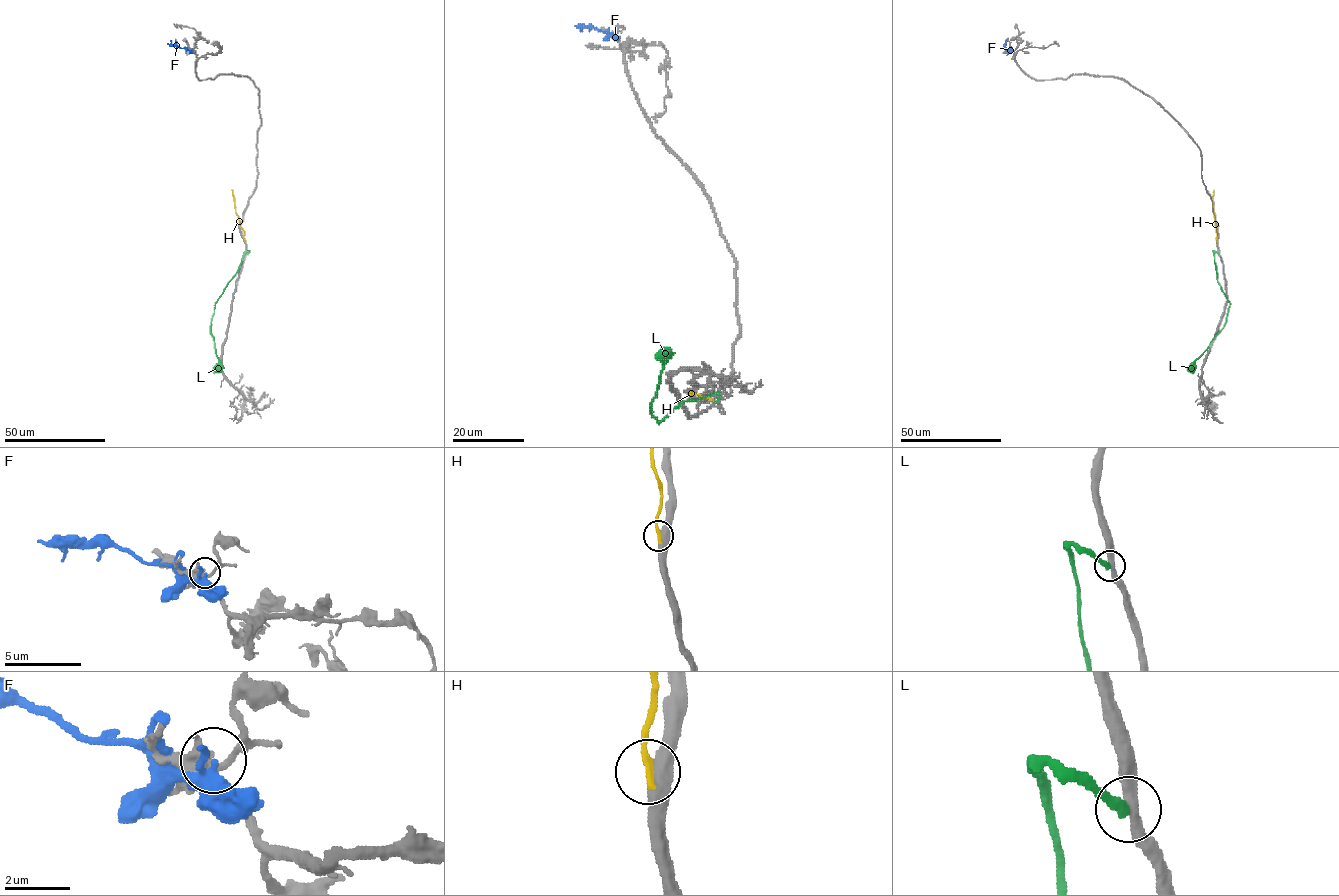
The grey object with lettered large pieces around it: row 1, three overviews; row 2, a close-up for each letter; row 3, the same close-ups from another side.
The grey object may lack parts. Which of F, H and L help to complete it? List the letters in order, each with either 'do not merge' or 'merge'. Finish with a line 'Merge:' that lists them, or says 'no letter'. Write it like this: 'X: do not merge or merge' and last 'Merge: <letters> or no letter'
F: do not merge
H: do not merge
L: do not merge
Merge: no letter

